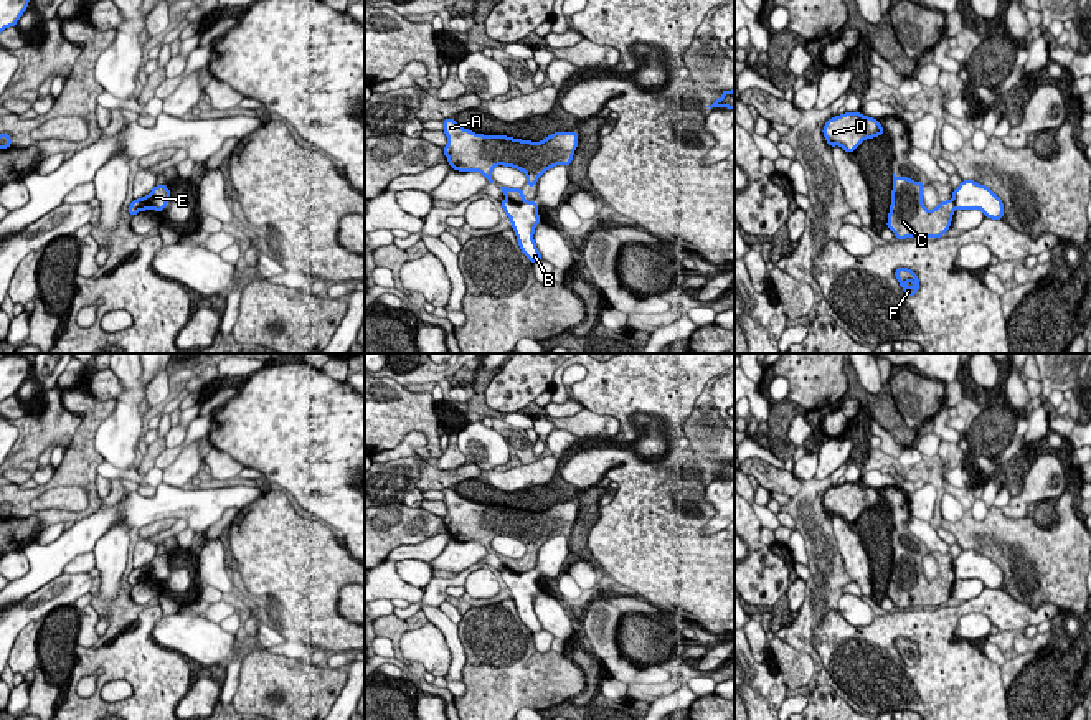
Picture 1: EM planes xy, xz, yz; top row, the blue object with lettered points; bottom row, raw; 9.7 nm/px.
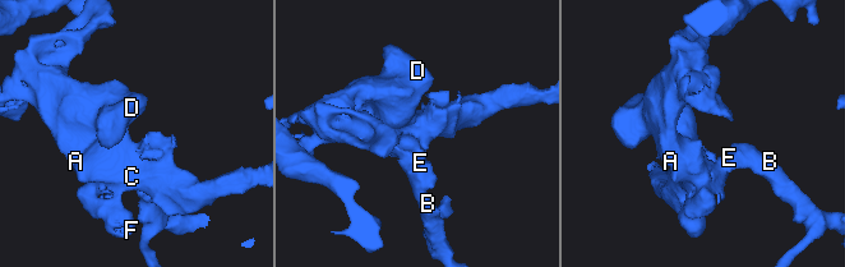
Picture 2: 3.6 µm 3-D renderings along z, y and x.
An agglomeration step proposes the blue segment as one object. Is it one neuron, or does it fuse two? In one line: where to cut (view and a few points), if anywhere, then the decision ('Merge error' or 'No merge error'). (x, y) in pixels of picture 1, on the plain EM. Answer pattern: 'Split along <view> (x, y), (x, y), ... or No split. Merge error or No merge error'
Split along xz (509, 568), (525, 572). Merge error

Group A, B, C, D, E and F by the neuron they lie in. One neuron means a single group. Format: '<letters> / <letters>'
A C D F / B E

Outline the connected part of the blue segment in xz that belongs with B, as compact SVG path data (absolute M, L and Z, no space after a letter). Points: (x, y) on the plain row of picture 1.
M502 570L500 573L502 573L505 585L510 588L510 593L515 601L522 623L533 634L541 631L543 628L533 609L535 598L538 593L541 593L540 585L538 585L538 580L540 580L538 573L535 573L533 570L525 571L525 573Z

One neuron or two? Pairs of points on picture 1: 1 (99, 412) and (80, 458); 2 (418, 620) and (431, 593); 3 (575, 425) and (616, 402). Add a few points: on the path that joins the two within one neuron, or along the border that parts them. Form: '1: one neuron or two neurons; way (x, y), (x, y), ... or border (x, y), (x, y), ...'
1: one neuron; way (89, 423), (81, 446)
2: two neurons; border (420, 610), (406, 618), (393, 615)
3: two neurons; border (585, 407), (611, 415), (619, 423), (619, 431)

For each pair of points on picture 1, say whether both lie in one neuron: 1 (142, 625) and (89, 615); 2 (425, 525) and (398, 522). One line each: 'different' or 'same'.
1: different
2: same

